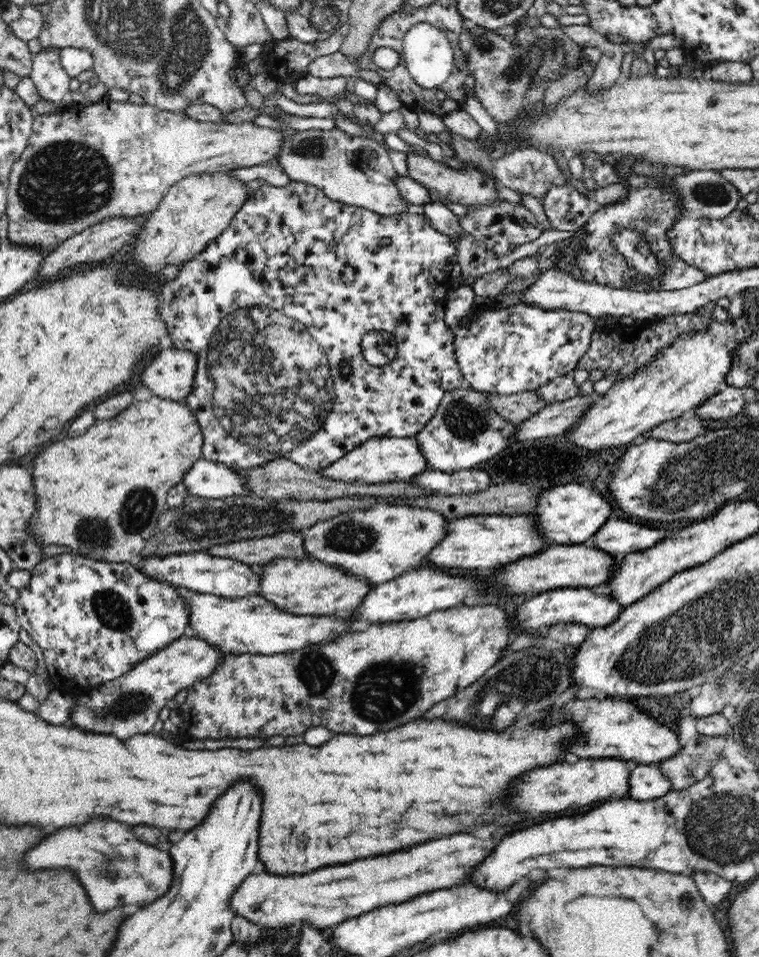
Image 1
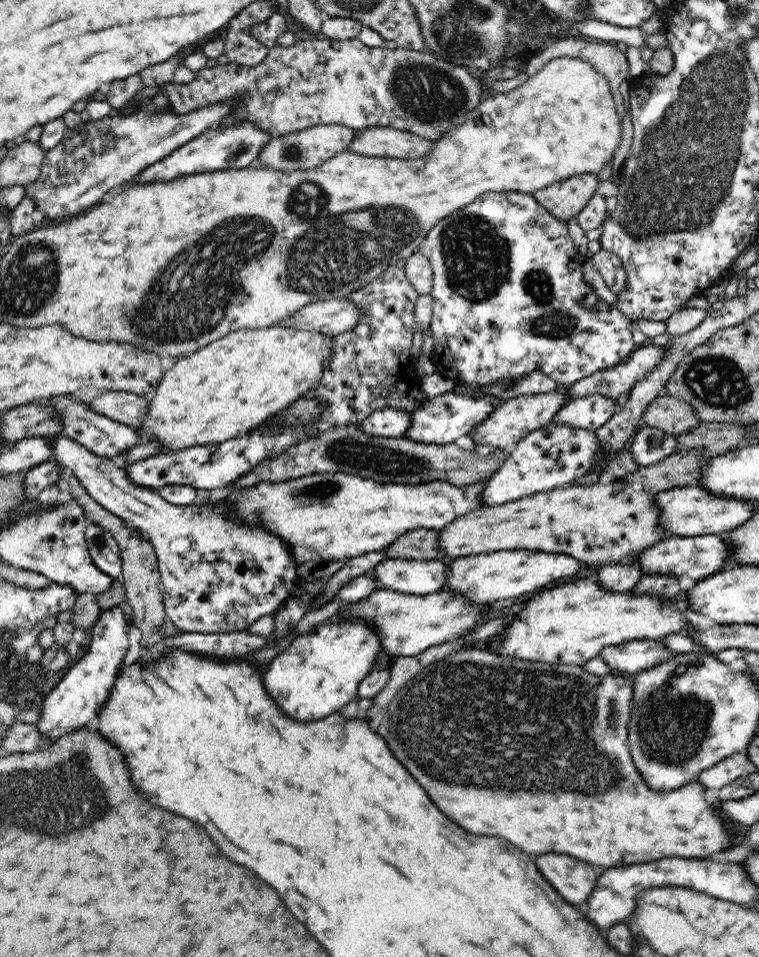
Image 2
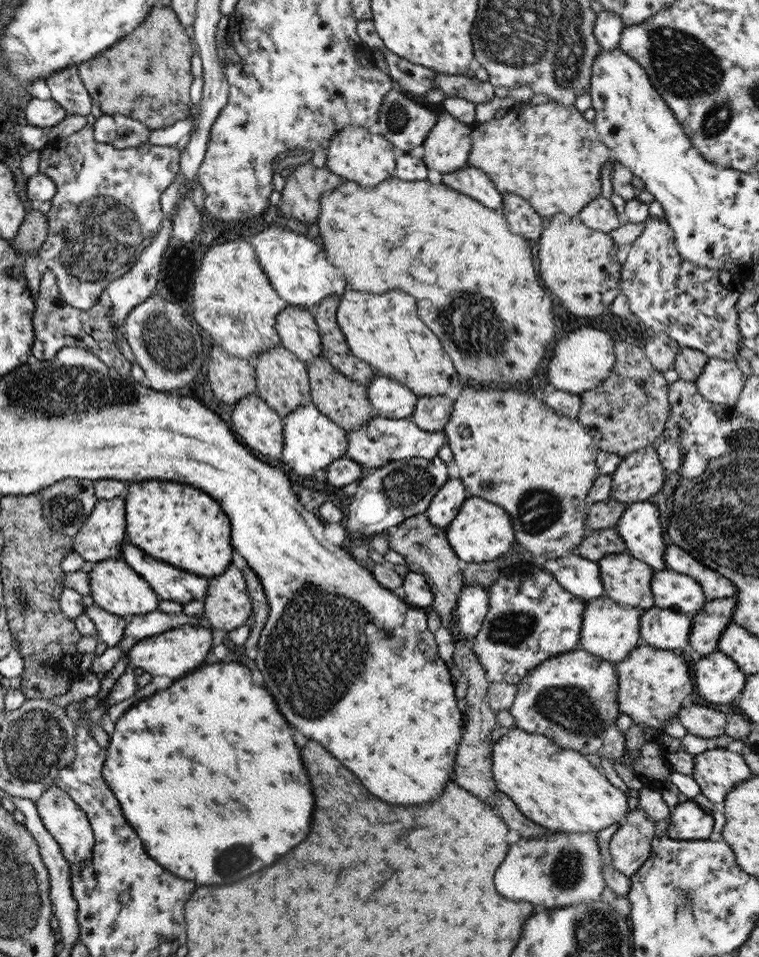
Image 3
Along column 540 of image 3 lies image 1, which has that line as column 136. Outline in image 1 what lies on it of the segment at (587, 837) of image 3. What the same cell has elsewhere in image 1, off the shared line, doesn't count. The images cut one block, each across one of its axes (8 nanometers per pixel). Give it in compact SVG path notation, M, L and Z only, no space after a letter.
M94 818L92 822L86 822L78 828L60 828L52 834L48 834L38 846L28 850L24 858L24 866L28 870L48 870L48 868L70 868L78 882L84 886L92 906L96 912L108 912L118 906L136 906L144 907L156 898L164 896L168 888L172 886L173 861L170 853L165 847L148 846L144 842L134 840L130 834L130 828L126 824L114 822L114 820L98 820Z

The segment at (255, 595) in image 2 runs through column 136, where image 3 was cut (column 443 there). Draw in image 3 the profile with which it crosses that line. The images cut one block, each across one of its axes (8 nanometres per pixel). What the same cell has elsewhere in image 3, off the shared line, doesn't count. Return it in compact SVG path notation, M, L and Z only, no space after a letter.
M448 477L433 498L429 501L425 510L428 521L437 528L445 529L457 516L461 503L469 496L466 488L458 477Z

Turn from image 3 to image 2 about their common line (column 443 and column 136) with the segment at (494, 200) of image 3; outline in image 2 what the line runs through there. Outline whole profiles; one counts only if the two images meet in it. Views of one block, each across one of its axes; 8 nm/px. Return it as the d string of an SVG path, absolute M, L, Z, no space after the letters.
M246 122L240 126L217 126L210 128L200 136L189 140L186 144L173 150L162 160L147 166L131 178L132 184L148 184L150 182L172 182L176 178L184 178L192 174L220 172L220 170L242 169L254 164L254 160L272 135Z

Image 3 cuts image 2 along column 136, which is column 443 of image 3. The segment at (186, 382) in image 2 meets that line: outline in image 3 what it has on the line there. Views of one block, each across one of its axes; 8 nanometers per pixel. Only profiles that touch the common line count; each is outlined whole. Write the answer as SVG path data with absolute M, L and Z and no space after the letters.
M471 385L469 388L462 388L457 400L452 402L449 418L442 428L442 432L444 432L447 440L446 445L450 448L453 464L457 467L457 477L466 488L467 494L469 496L477 496L487 502L492 502L500 506L513 521L512 529L515 541L525 550L532 553L535 561L543 562L552 558L564 557L568 554L575 553L577 546L579 546L581 540L587 535L585 531L586 526L584 526L584 518L589 505L586 494L590 484L595 480L595 477L597 477L594 467L597 453L595 442L591 436L589 436L588 430L585 427L581 426L576 419L557 414L541 401L538 401L535 396L530 396L517 389L517 387L502 389L498 386L485 388L484 386Z

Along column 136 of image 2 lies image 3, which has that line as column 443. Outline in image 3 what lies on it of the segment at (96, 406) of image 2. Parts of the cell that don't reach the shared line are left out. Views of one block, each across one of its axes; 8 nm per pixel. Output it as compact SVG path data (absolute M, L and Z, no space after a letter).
M444 395L419 397L409 419L425 432L442 430L449 418L452 401Z

